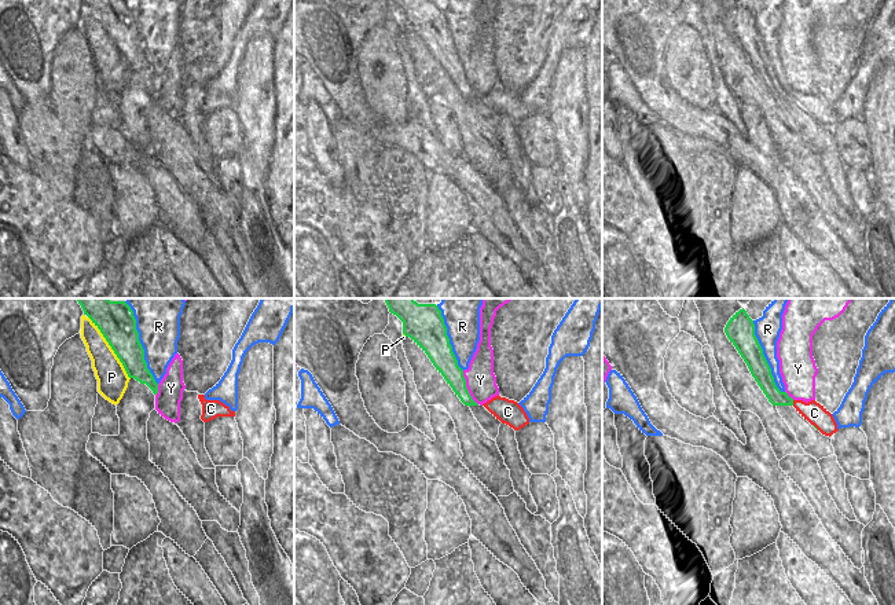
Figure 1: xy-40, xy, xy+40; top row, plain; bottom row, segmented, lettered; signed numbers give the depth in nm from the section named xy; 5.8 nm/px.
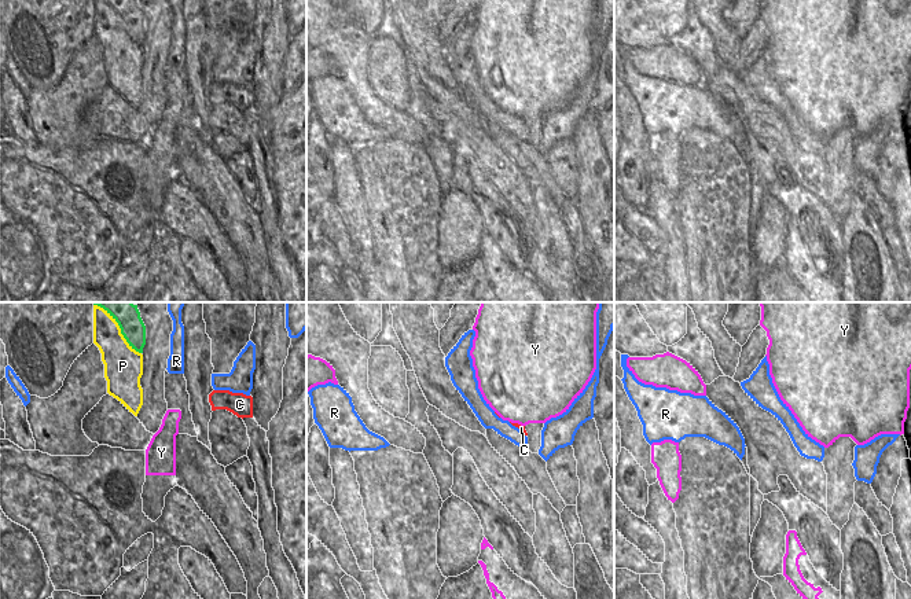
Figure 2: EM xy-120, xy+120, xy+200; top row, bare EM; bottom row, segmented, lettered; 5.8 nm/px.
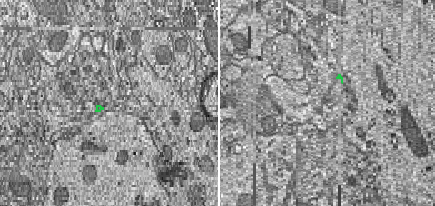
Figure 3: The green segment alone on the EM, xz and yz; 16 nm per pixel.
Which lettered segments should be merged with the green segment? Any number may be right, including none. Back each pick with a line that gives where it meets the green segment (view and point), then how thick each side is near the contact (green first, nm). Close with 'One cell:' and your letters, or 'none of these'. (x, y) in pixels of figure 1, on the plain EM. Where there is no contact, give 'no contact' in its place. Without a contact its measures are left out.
One cell: none of these

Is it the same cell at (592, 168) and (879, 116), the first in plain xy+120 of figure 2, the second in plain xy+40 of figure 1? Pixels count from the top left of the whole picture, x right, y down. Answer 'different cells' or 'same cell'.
same cell

